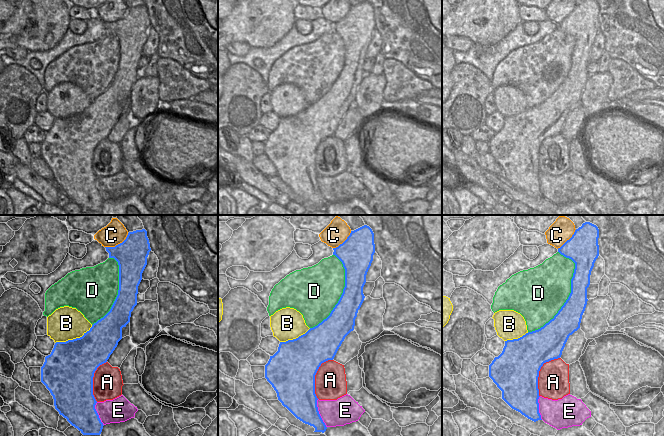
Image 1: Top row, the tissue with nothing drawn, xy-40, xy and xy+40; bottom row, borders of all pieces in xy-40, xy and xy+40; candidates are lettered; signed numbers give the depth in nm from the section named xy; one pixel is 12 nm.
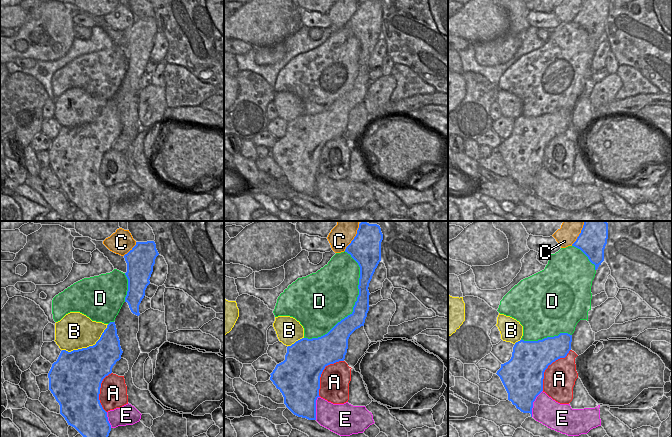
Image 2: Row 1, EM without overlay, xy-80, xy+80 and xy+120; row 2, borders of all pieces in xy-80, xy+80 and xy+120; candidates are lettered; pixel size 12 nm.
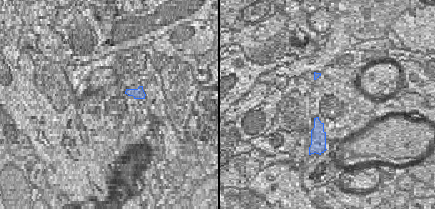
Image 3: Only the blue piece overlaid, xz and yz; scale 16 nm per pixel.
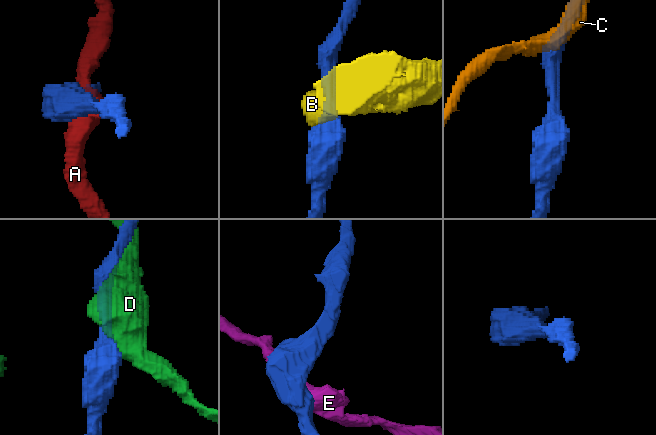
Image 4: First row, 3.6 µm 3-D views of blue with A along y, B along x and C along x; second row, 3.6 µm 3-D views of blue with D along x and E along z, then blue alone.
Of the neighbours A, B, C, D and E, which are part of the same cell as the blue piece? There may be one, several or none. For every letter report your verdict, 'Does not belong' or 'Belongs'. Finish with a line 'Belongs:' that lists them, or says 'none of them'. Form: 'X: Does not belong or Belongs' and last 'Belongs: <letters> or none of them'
A: Does not belong
B: Does not belong
C: Does not belong
D: Does not belong
E: Does not belong
Belongs: none of them

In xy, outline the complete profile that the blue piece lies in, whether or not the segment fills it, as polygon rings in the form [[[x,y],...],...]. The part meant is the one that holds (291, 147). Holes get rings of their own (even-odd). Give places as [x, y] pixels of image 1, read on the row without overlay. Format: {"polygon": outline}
{"polygon": [[[364,1],[351,7],[347,15],[333,24],[335,31],[345,45],[345,63],[343,69],[330,91],[317,102],[310,104],[296,115],[280,118],[278,127],[270,132],[265,141],[265,154],[277,169],[278,176],[297,195],[313,202],[314,208],[324,209],[327,205],[317,183],[315,170],[315,151],[322,139],[333,136],[345,113],[354,106],[355,95],[363,77],[363,63],[366,51],[375,29],[374,9]]]}

